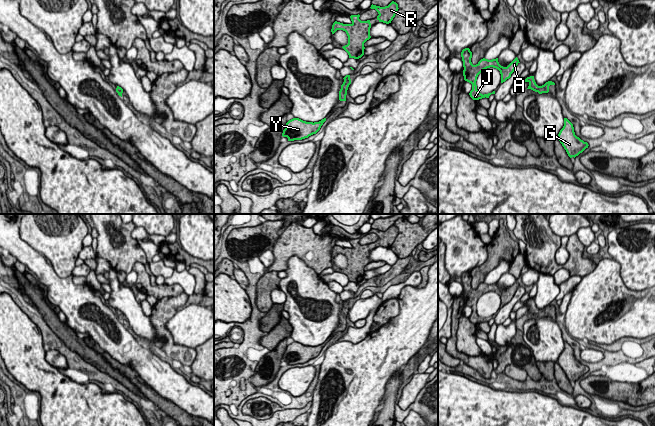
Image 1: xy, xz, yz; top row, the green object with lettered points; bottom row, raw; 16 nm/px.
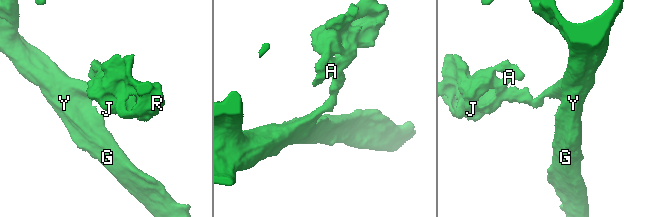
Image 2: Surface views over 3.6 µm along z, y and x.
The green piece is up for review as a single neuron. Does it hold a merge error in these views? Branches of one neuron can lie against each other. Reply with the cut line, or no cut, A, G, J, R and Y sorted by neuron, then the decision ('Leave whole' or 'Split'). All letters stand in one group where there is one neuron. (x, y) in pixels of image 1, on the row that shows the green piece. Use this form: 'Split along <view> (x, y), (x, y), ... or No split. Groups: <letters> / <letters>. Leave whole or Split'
No split. Groups: A G J R Y. Leave whole

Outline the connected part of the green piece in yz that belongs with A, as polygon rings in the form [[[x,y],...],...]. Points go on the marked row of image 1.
[[[465,48],[462,50],[461,57],[464,67],[464,80],[472,84],[472,90],[470,91],[469,95],[473,100],[479,100],[485,97],[489,98],[491,94],[495,94],[495,91],[493,91],[492,93],[483,95],[477,90],[477,77],[483,70],[490,67],[498,69],[501,74],[501,83],[503,83],[511,77],[511,74],[520,63],[518,58],[516,57],[507,67],[503,67],[499,64],[498,58],[492,60],[483,58],[476,65],[473,65],[471,62],[472,52],[469,48]]]

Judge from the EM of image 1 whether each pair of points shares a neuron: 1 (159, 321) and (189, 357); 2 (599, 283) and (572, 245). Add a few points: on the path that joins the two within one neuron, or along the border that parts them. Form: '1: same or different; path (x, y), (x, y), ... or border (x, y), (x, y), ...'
1: same; path (163, 331), (168, 336), (169, 342), (179, 352)
2: different; border (596, 265), (592, 271), (582, 277)

